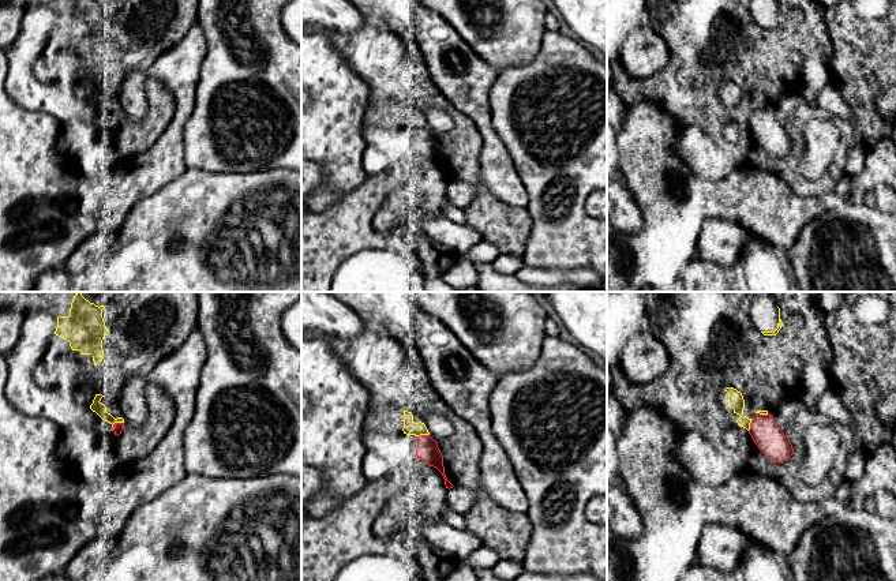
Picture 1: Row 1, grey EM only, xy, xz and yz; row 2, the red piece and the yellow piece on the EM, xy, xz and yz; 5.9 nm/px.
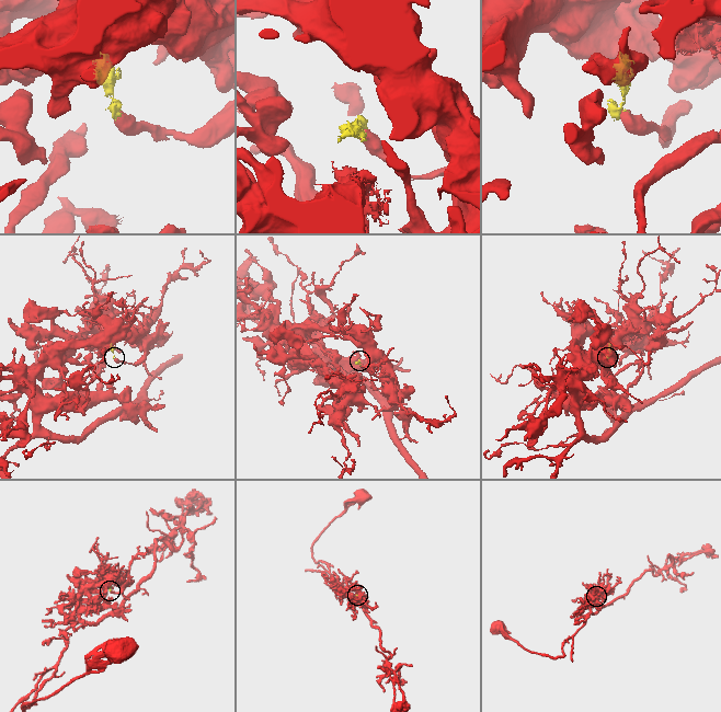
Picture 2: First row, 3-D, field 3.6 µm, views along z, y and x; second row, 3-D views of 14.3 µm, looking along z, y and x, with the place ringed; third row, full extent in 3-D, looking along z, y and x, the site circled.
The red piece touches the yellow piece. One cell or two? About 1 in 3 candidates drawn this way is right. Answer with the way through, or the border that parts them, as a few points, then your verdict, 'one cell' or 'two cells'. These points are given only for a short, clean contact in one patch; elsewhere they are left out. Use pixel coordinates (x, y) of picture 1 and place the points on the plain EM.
two cells

